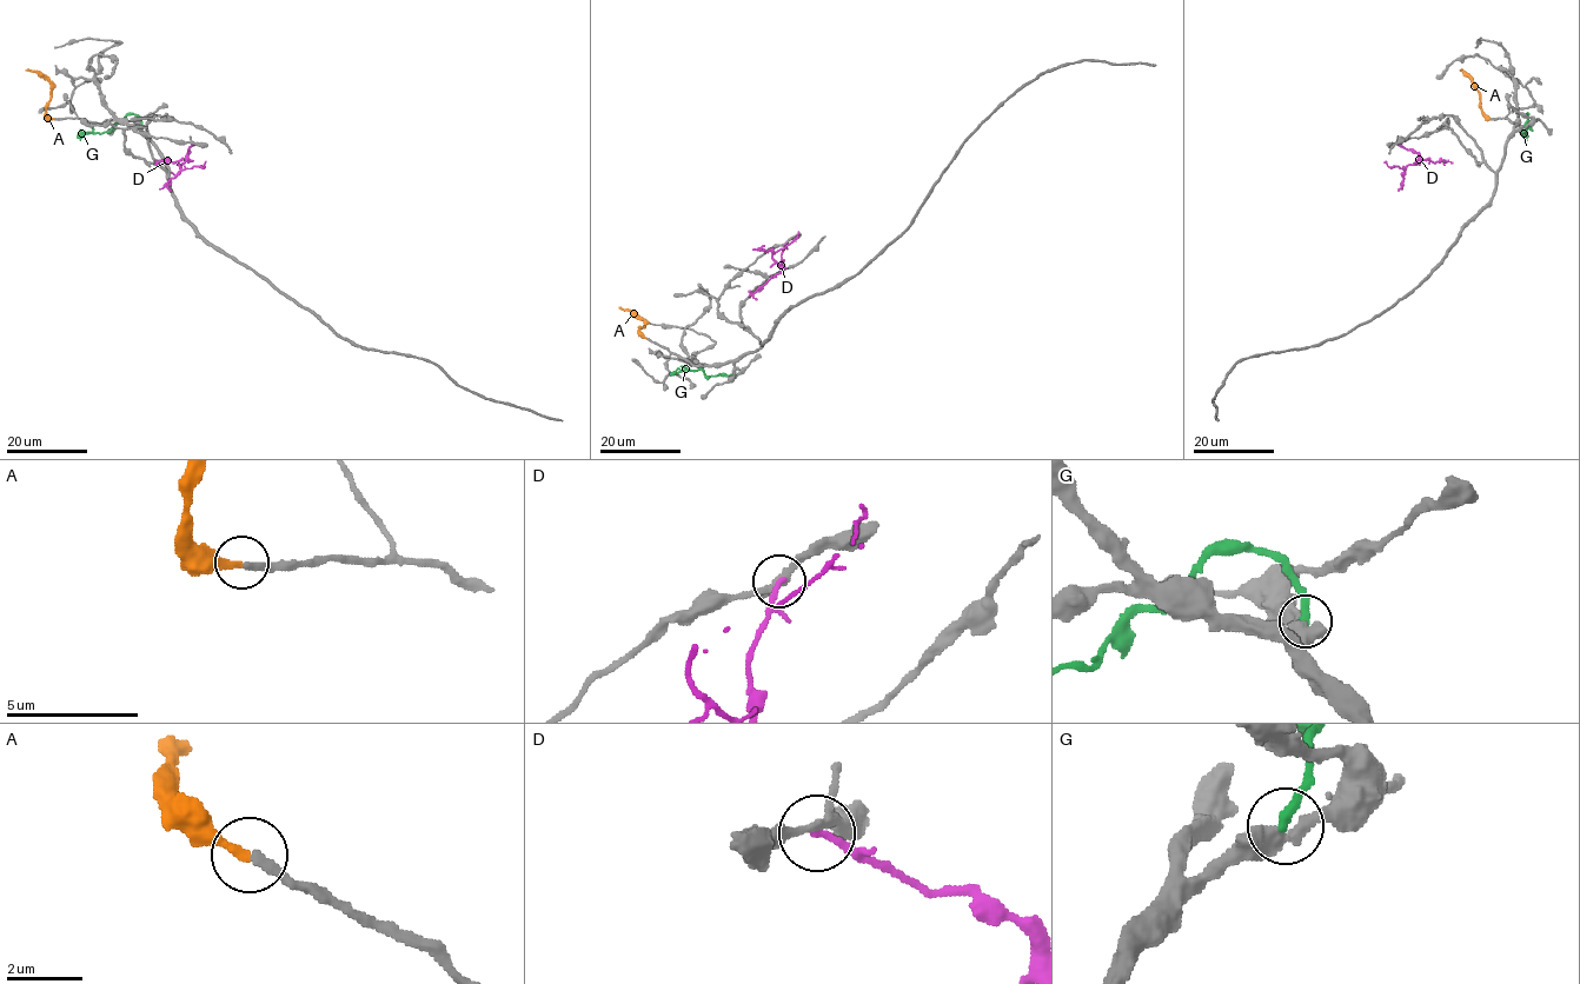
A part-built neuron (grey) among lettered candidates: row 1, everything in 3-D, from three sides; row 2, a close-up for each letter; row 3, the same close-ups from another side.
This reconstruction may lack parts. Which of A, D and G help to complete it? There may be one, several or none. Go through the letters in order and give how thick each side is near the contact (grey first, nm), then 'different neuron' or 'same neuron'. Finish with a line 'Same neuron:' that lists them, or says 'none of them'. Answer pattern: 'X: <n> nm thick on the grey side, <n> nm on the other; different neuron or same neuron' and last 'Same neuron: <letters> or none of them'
A: 240 nm thick on the grey side, 240 nm on the other; same neuron
D: 200 nm thick on the grey side, 200 nm on the other; different neuron
G: 460 nm thick on the grey side, 280 nm on the other; different neuron
Same neuron: A

